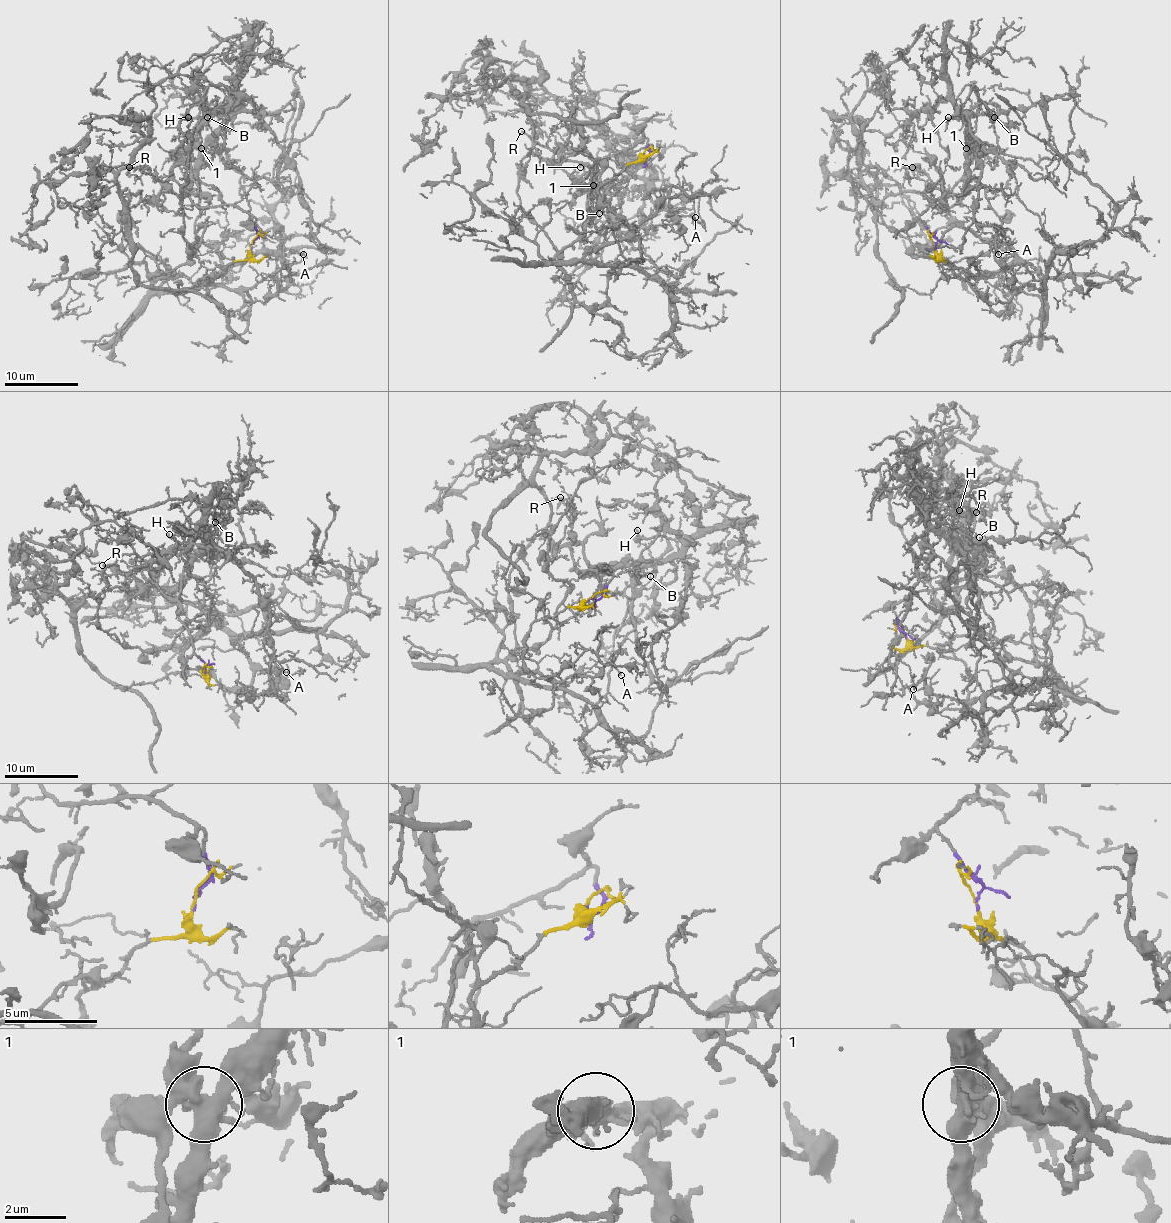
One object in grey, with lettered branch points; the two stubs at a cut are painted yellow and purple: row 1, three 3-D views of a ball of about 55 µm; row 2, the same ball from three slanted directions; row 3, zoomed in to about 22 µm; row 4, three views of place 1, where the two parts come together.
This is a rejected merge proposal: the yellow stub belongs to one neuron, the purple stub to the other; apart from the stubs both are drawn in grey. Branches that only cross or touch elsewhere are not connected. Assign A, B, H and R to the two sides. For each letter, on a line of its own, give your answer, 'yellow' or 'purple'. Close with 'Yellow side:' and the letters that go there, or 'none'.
A: yellow
B: purple
H: purple
R: purple
Yellow side: A

